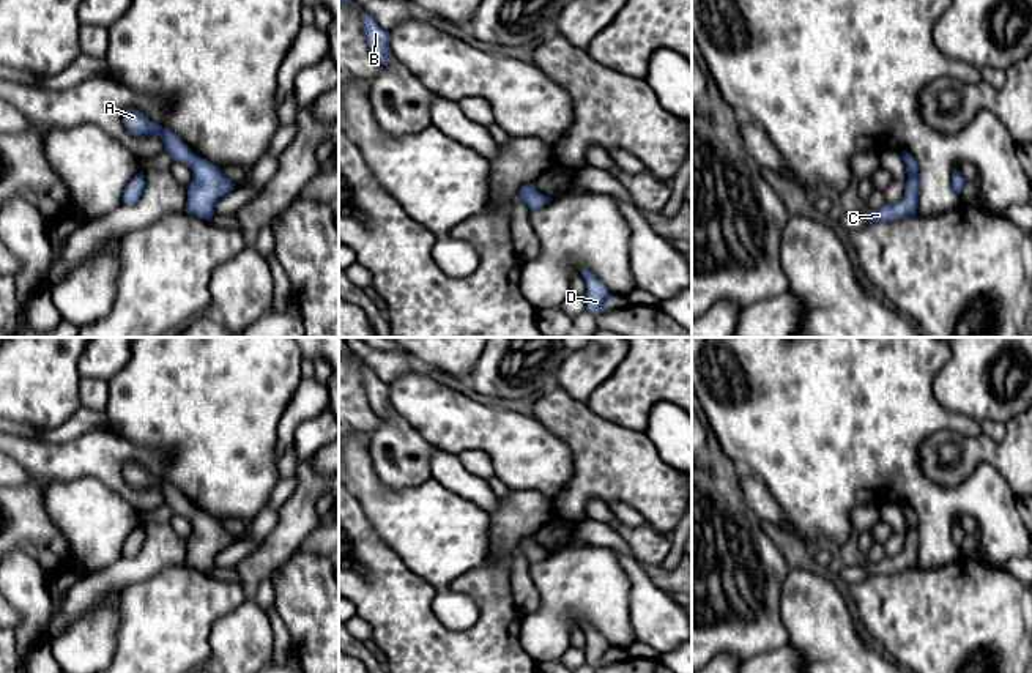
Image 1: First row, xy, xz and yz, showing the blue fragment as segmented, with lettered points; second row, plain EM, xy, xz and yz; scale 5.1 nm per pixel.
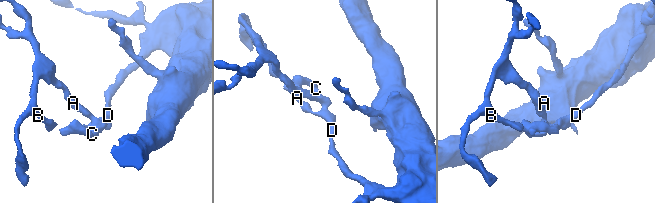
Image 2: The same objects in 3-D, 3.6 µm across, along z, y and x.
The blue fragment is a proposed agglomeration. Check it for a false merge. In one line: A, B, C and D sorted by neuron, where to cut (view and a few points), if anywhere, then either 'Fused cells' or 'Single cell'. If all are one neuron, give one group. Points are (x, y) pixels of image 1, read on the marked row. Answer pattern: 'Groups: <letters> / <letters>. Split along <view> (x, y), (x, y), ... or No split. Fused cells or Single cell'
Groups: A B C D. No split. Single cell

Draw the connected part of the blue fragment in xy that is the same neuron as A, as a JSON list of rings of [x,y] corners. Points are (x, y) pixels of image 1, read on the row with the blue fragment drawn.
[[[129,109],[123,115],[123,123],[132,134],[156,134],[164,143],[167,151],[175,161],[187,164],[192,170],[192,180],[187,184],[187,200],[184,211],[210,221],[214,214],[217,200],[235,189],[221,169],[195,154],[176,134],[169,128],[150,121],[142,112]]]

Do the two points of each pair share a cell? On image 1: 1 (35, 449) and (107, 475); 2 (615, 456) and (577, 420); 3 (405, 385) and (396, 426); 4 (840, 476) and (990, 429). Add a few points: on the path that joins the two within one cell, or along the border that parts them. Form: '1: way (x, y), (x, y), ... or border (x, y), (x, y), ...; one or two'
1: way (52, 461), (90, 461); one
2: way (605, 448), (586, 429); one
3: border (391, 405), (426, 440); two
4: border (979, 424), (982, 432); two

